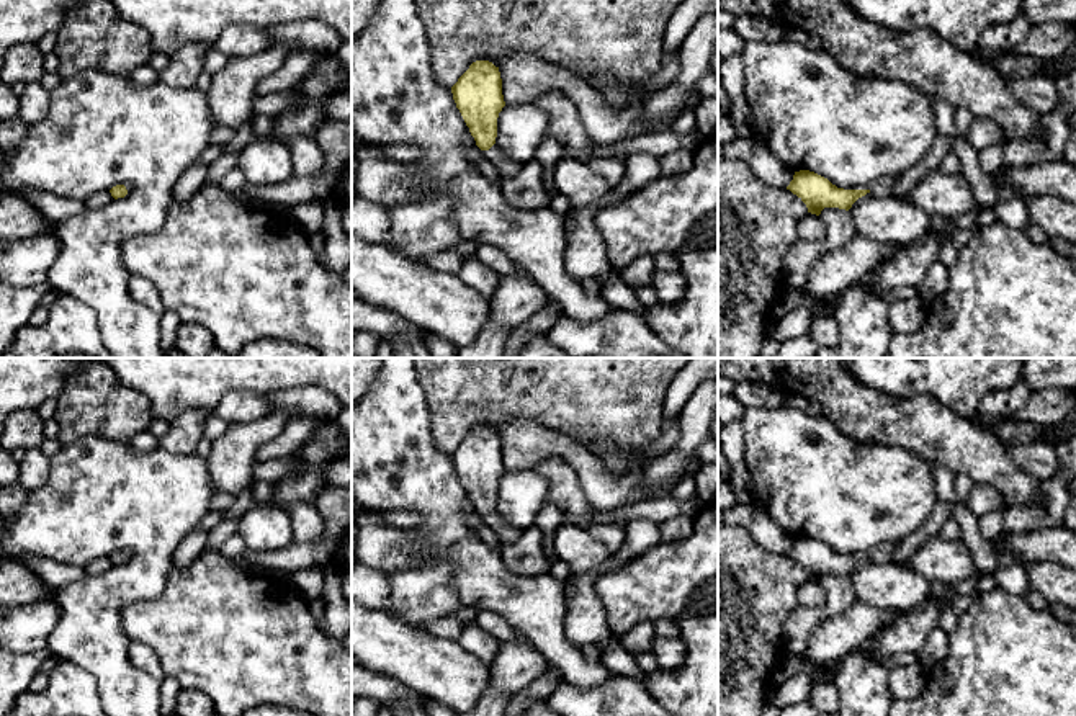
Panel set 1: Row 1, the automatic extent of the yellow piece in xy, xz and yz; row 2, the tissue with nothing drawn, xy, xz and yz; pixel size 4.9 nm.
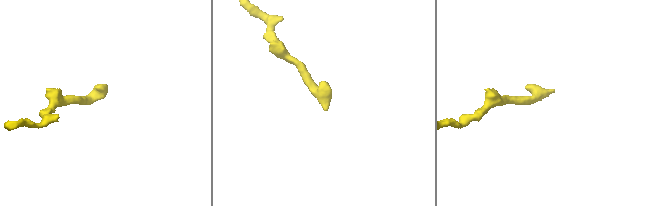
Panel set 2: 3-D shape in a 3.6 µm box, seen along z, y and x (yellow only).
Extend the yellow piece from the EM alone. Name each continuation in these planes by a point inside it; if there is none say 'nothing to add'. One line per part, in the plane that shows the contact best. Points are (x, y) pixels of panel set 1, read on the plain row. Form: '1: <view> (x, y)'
1: xz (507, 533)

